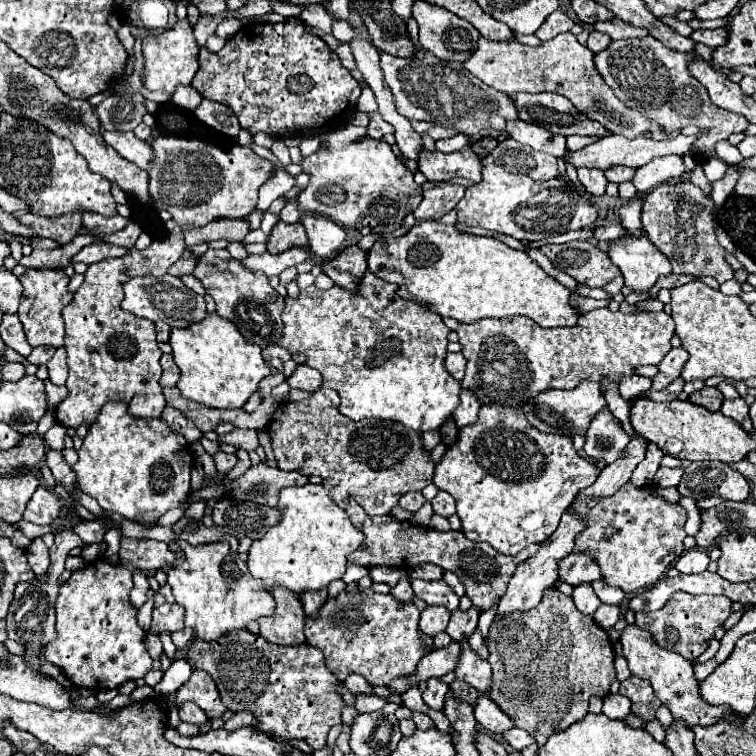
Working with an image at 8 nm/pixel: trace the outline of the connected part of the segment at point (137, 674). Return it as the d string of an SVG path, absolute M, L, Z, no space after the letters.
M123 538L119 564L97 558L83 570L71 574L55 602L57 638L43 648L43 656L59 666L75 688L111 690L127 680L143 678L151 670L151 656L145 648L145 630L137 624L137 610L129 602L133 588L133 572L159 570L163 564L173 564L175 554L165 542Z

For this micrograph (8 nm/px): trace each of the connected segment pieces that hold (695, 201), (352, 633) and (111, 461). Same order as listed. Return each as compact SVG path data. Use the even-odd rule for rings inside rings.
M665 182L649 190L641 212L649 240L669 258L673 274L713 276L717 282L731 280L735 270L725 260L725 248L717 242L713 200L691 182Z
M369 588L355 592L343 590L335 598L327 598L323 610L319 610L319 618L305 618L305 642L325 654L325 664L339 682L343 682L349 674L361 674L371 684L387 686L395 678L409 676L417 662L427 654L427 646L433 646L429 636L419 634L417 622L419 610L411 602L399 602L391 594L377 594Z
M107 402L107 406L103 406L103 410L99 412L99 418L91 424L87 436L83 438L83 446L77 450L77 456L79 460L71 466L71 470L77 474L79 488L85 494L93 496L107 512L119 512L129 520L151 524L159 520L167 510L187 506L193 454L189 450L189 442L181 434L175 434L161 418L133 418L127 410L127 404Z

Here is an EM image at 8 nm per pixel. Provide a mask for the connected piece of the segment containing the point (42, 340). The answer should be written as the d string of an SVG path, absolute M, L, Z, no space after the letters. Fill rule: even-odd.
M29 268L25 270L25 274L19 278L19 282L23 284L23 296L21 296L21 304L19 304L19 320L25 328L25 336L29 340L29 344L33 348L37 346L63 346L63 334L65 334L65 326L63 326L63 318L61 318L61 310L73 300L73 292L67 290L69 278L63 270L51 270L51 268Z

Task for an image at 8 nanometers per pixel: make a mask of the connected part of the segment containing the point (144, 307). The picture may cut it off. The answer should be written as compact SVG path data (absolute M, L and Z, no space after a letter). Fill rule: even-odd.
M165 274L161 278L155 278L155 276L131 278L123 284L123 292L125 292L125 298L121 302L123 310L135 314L137 318L147 318L151 322L163 320L171 328L185 328L185 326L189 326L193 322L199 322L201 318L207 316L203 296L195 294L179 278L169 276L169 274Z

